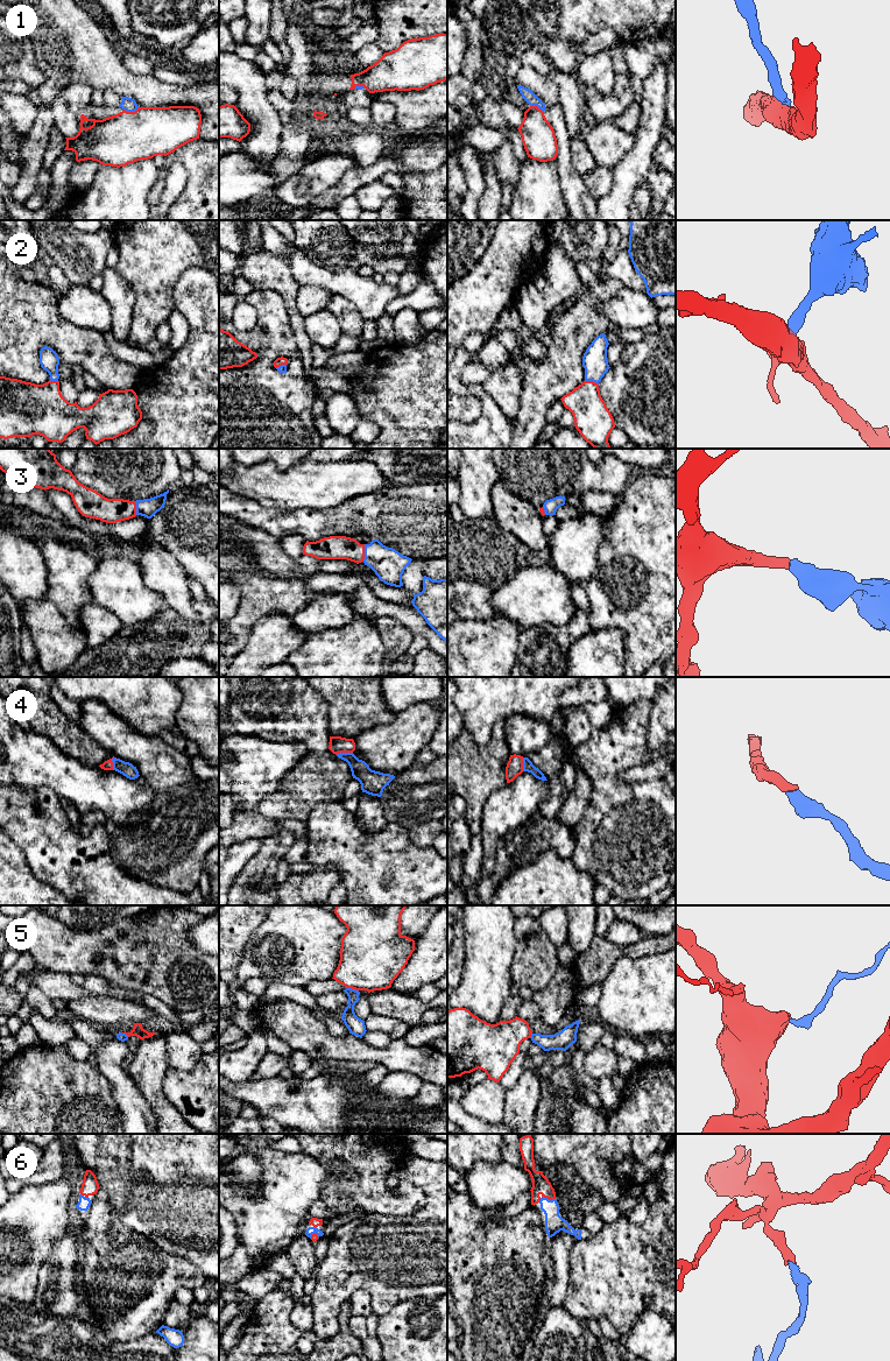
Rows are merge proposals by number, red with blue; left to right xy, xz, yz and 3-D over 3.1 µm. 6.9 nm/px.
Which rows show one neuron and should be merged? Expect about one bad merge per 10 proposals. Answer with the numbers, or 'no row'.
1, 2, 3, 4, 6

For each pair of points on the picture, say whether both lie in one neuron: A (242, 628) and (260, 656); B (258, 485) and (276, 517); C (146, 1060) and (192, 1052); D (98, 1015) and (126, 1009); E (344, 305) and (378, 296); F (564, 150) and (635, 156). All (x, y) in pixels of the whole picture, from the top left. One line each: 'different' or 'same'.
A: different
B: different
C: different
D: same
E: different
F: different

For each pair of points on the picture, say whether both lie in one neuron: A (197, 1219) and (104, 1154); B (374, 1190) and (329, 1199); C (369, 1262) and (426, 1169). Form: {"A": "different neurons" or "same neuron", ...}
{"A": "same neuron", "B": "same neuron", "C": "same neuron"}

